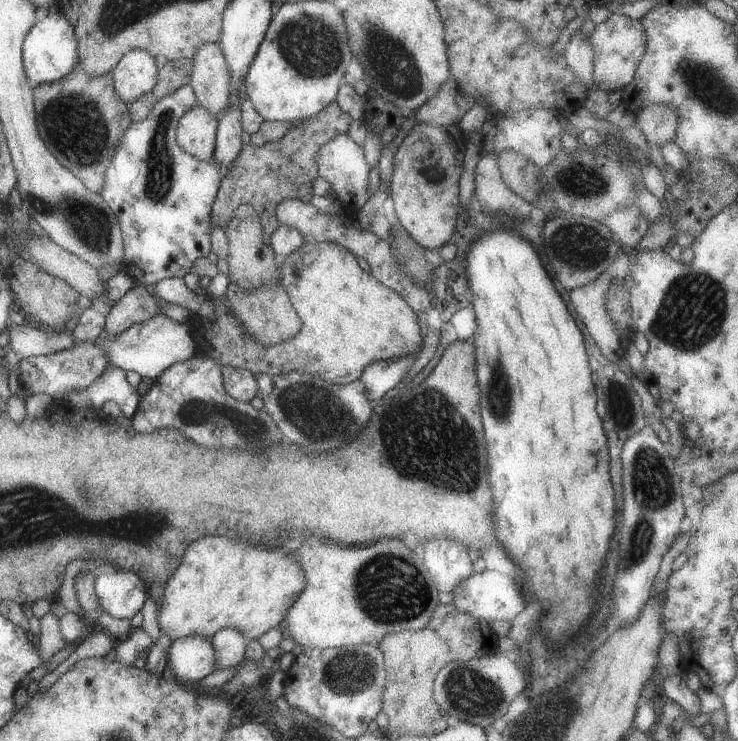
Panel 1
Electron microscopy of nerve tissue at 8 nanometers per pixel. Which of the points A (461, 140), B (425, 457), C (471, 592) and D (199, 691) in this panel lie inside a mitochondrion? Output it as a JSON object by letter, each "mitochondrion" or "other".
{"A":"other","B":"mitochondrion","C":"other","D":"other"}

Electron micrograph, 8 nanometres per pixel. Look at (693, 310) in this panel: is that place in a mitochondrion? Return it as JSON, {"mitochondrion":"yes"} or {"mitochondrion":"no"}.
{"mitochondrion":"yes"}

